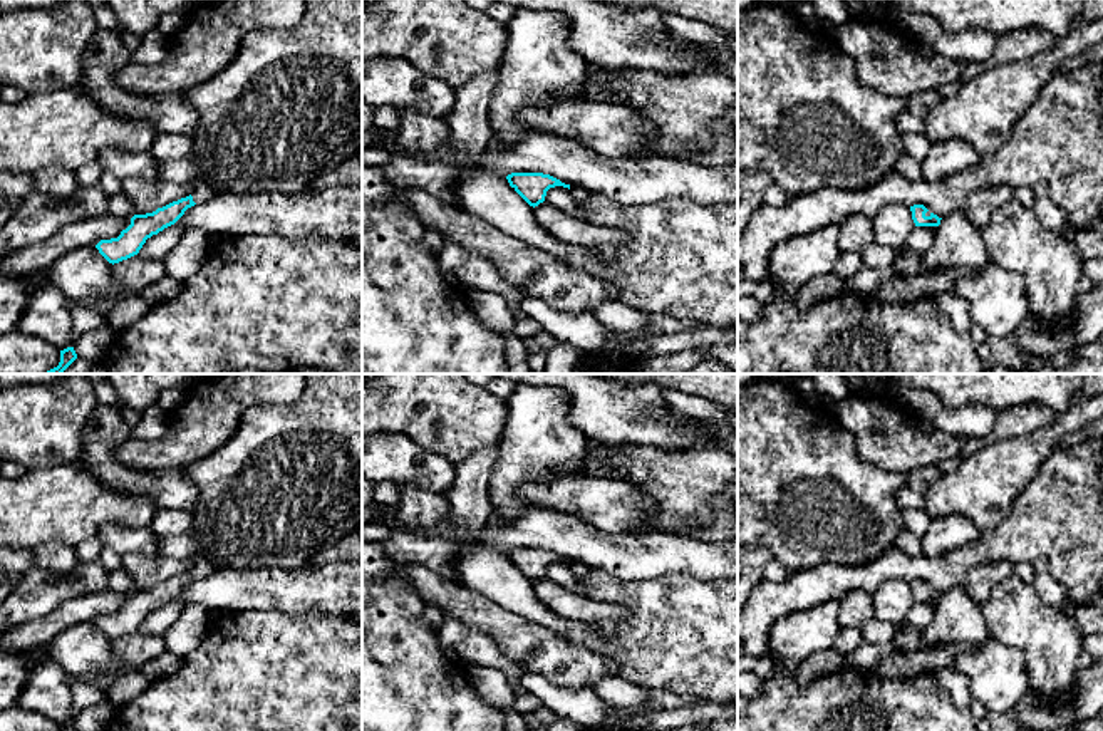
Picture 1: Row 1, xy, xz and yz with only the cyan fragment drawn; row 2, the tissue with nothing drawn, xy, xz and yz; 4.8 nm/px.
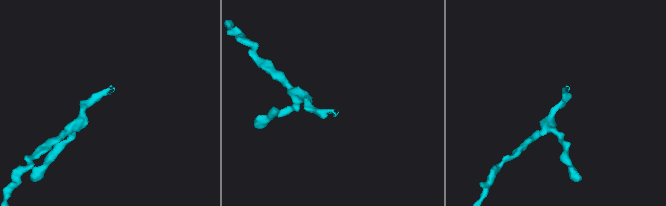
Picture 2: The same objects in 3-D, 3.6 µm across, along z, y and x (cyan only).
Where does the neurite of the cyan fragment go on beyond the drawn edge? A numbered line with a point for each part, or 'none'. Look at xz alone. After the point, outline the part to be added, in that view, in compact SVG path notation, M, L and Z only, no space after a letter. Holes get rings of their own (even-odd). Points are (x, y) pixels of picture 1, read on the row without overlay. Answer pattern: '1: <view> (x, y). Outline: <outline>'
none

